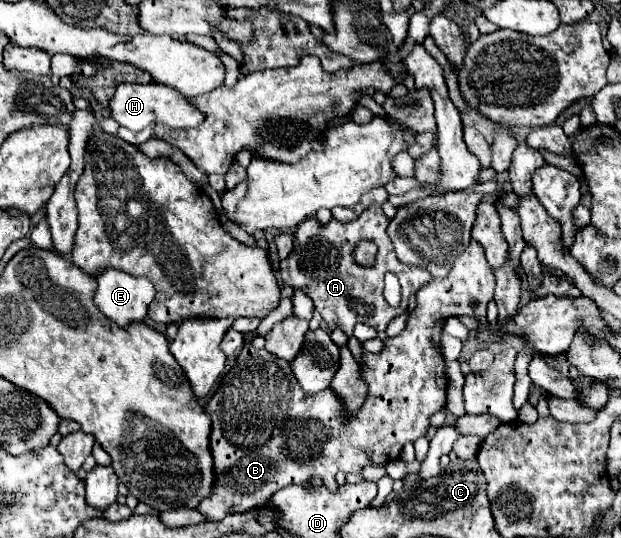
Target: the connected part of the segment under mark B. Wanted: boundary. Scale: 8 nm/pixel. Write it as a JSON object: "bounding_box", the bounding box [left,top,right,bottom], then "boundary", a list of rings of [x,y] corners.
{"bounding_box":[198,240,492,520],"boundary":[[[472,240],[444,280],[432,280],[416,292],[418,304],[406,328],[396,338],[388,338],[380,354],[364,350],[366,368],[362,372],[368,382],[368,398],[356,418],[346,424],[342,424],[340,400],[332,396],[330,388],[318,396],[300,392],[286,360],[246,344],[204,408],[212,418],[214,486],[212,494],[200,502],[198,512],[208,520],[222,520],[226,514],[264,506],[280,488],[306,484],[310,476],[322,478],[324,486],[336,492],[336,472],[360,474],[370,464],[396,460],[402,446],[424,436],[430,416],[446,406],[446,374],[440,352],[444,320],[466,312],[486,326],[486,306],[492,296],[492,268],[484,260],[480,244]]]}

